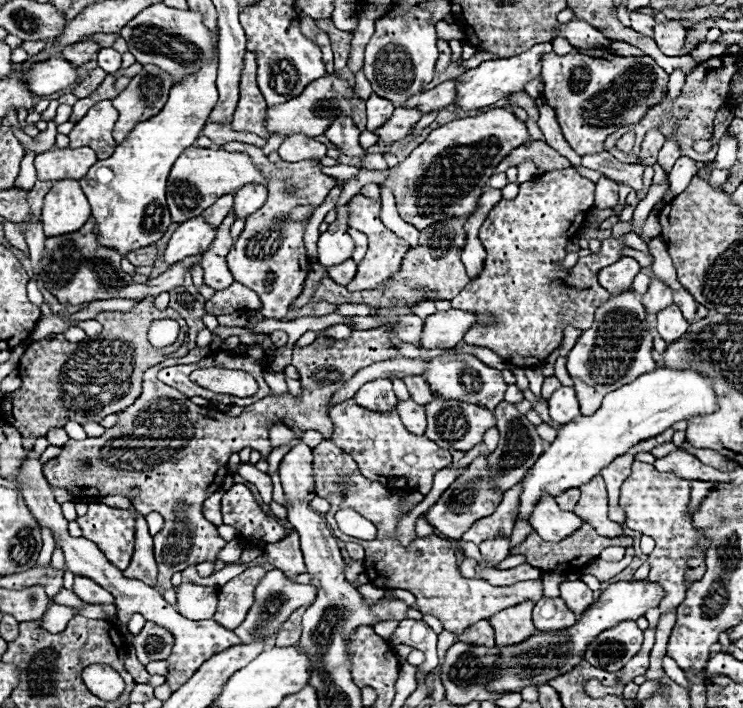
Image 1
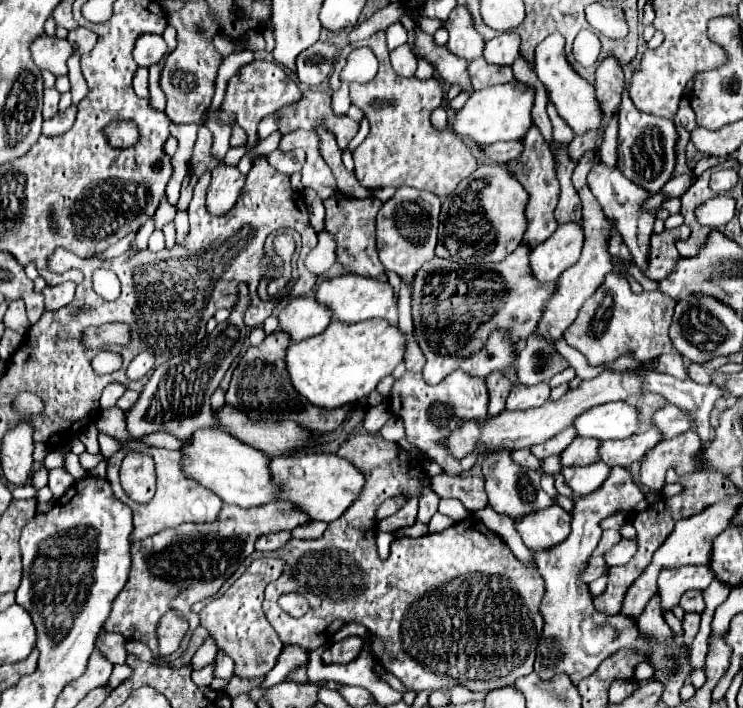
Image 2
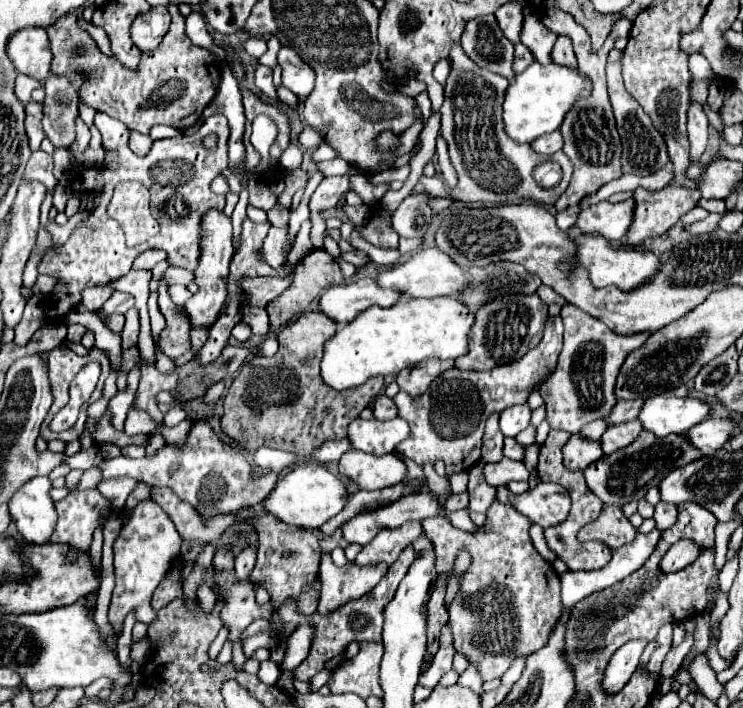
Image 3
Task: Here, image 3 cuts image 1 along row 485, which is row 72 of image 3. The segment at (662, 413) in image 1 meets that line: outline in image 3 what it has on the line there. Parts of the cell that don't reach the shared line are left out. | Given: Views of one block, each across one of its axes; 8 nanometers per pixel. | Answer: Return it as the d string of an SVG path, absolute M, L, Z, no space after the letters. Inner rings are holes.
M534 62L522 74L514 78L506 90L504 100L504 126L506 134L516 142L534 142L542 134L554 132L562 126L564 116L574 108L574 104L592 94L592 82L586 74L572 66L558 66L554 62L542 66Z

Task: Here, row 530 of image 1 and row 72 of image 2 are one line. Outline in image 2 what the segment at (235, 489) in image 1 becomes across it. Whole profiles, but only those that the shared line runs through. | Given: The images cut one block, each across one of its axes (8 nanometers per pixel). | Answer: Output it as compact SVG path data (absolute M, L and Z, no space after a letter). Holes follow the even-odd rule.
M254 60L246 66L242 66L238 70L238 74L230 80L230 86L228 86L228 92L224 96L224 102L222 102L222 110L228 110L232 114L236 114L236 123L246 132L247 146L252 150L256 146L256 128L260 120L268 114L272 114L274 110L282 108L282 106L288 106L292 102L298 102L300 98L300 88L298 84L286 76L286 72L274 64L274 62L266 62L266 60Z

